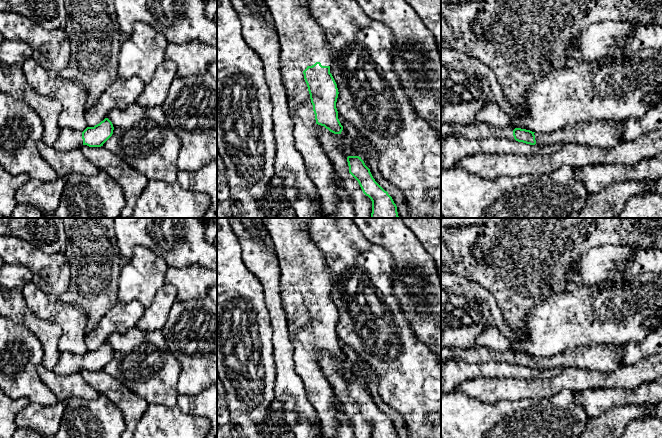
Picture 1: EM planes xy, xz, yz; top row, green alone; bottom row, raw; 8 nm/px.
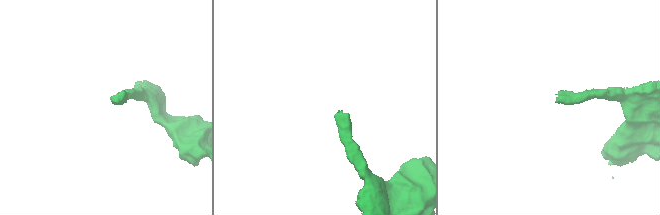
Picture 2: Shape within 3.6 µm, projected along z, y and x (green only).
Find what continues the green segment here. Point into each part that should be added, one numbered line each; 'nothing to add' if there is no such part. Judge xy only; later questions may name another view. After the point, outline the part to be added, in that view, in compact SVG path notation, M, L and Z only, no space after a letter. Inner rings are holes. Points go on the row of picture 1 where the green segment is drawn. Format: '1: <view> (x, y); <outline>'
1: xy (68, 139); M71 128L61 129L53 147L59 152L79 149L83 145L82 132Z

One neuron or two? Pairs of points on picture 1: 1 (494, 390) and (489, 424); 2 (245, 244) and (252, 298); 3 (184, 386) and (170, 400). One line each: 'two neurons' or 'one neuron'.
1: two neurons
2: two neurons
3: two neurons

